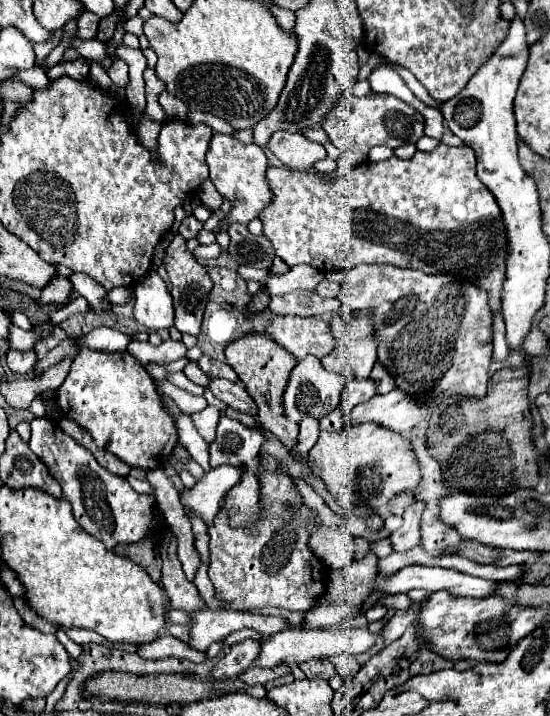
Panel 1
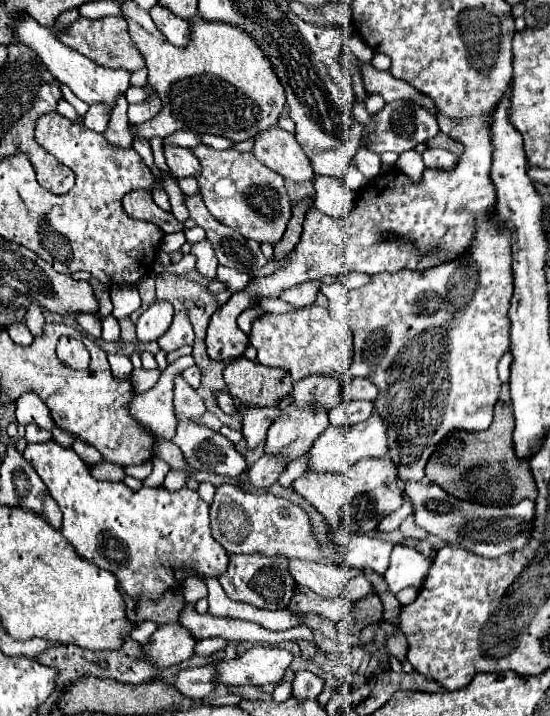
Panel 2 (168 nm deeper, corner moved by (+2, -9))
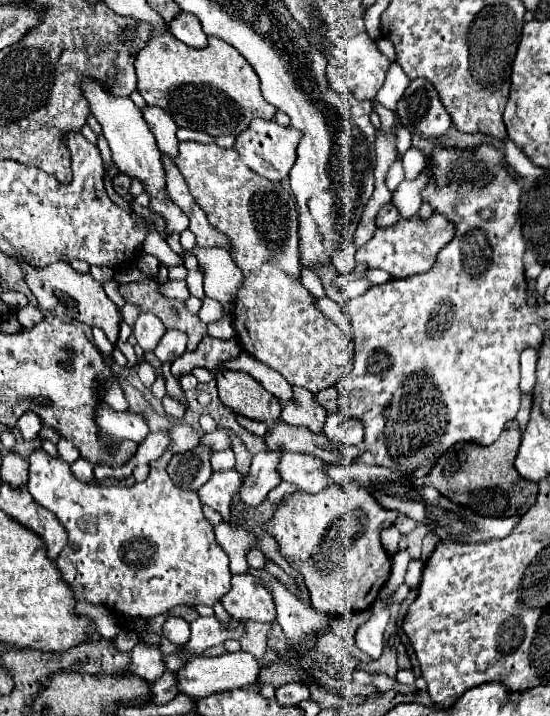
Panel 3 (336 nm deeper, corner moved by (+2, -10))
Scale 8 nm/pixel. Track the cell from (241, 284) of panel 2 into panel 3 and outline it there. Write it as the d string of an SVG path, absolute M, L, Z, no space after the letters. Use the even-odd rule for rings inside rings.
M232 318L224 319L207 326L207 334L217 339L228 340L236 337L236 331L232 325Z

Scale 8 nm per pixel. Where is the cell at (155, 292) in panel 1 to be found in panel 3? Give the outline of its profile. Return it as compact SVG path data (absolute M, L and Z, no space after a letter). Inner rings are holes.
M140 313L134 327L132 327L132 331L134 331L134 337L136 337L138 345L144 351L154 351L156 345L160 343L160 339L166 333L166 327L162 325L162 321L156 315Z

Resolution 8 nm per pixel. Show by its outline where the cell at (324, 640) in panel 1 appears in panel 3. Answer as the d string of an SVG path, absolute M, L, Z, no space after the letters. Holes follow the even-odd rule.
M238 651L238 653L224 653L218 657L192 657L186 661L184 667L180 667L176 671L176 681L178 681L178 691L188 695L188 697L196 697L202 699L206 695L218 693L218 691L230 691L236 687L252 687L258 681L258 673L264 667L262 661L254 659L250 653Z

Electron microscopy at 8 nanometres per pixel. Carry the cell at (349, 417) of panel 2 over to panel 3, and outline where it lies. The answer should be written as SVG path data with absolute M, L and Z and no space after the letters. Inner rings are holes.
M330 413L324 425L324 435L334 445L360 445L364 441L364 431L360 423L354 423L340 413Z

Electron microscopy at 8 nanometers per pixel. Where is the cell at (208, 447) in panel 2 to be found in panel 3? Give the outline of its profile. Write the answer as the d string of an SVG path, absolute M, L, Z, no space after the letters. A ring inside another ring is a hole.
M202 445L186 453L176 453L168 463L168 473L174 485L188 491L198 491L198 487L202 487L202 483L206 483L212 475L210 455L212 451Z

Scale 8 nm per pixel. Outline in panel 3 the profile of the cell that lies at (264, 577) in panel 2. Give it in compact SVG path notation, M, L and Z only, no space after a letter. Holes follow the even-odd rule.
M234 575L232 589L220 599L226 613L236 621L258 621L258 623L272 623L276 619L272 595L260 585L258 577Z

